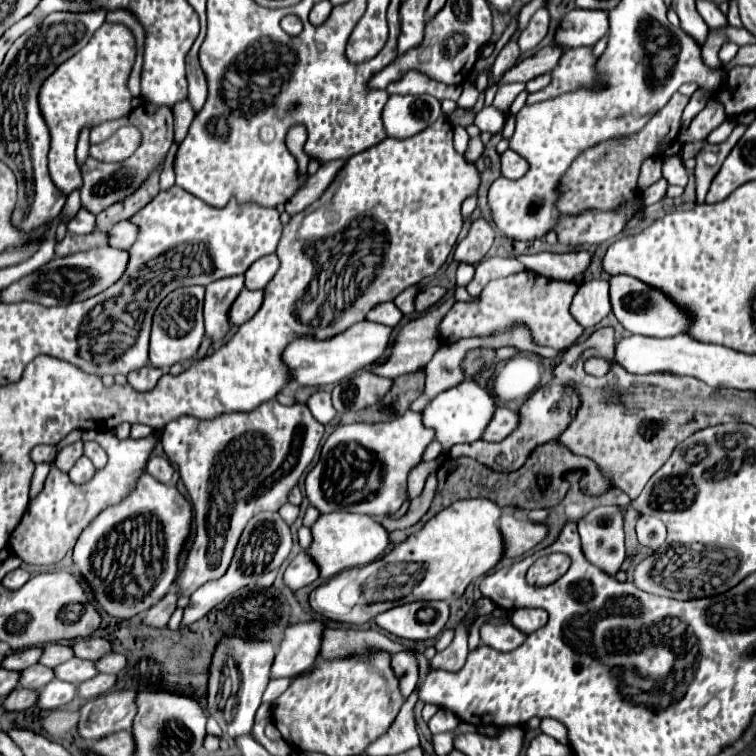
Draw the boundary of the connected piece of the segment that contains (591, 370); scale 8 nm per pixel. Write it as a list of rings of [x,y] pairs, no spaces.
[[[589,358],[585,362],[585,372],[591,376],[605,376],[611,368],[611,360],[605,358]]]

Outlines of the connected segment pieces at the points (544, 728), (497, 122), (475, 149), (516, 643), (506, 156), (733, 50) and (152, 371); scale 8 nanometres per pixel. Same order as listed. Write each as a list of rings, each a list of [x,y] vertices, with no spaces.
[[[545,718],[541,721],[541,731],[555,740],[559,740],[561,744],[569,744],[569,738],[567,738],[567,728],[559,722],[552,718]]]
[[[485,106],[481,108],[479,112],[475,112],[475,118],[473,118],[473,124],[481,130],[481,132],[499,132],[505,124],[505,116],[493,108],[493,106]]]
[[[480,135],[475,136],[475,138],[471,138],[471,142],[469,142],[469,148],[465,150],[465,160],[467,162],[471,162],[471,164],[475,164],[481,156],[483,156],[484,144],[481,142]]]
[[[485,622],[479,628],[479,634],[481,634],[481,642],[485,646],[499,650],[499,652],[511,652],[511,650],[519,648],[527,638],[523,632],[519,632],[515,626],[511,626],[511,622],[507,622],[507,624]]]
[[[505,150],[501,156],[501,172],[505,178],[509,180],[519,180],[525,176],[525,172],[529,170],[527,160],[523,160],[517,152],[513,150]]]
[[[726,42],[721,46],[719,51],[719,58],[722,61],[722,64],[729,63],[737,54],[739,46],[734,43]]]
[[[143,366],[141,370],[135,370],[135,372],[129,372],[127,374],[127,380],[131,382],[131,386],[133,388],[137,388],[137,390],[151,390],[155,384],[157,384],[157,380],[161,378],[161,370],[157,370],[157,368],[153,368],[153,366]]]

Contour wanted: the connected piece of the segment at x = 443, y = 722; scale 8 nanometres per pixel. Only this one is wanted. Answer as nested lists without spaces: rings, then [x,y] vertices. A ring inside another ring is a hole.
[[[445,708],[437,710],[437,714],[429,720],[429,730],[431,734],[441,734],[441,732],[453,732],[457,728],[459,720],[453,712],[447,712]]]

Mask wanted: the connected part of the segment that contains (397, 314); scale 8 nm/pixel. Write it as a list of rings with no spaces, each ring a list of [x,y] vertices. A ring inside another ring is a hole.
[[[383,302],[375,308],[371,308],[371,312],[367,314],[367,320],[369,322],[375,322],[375,324],[385,324],[385,326],[395,326],[399,320],[401,320],[401,310],[393,304],[393,302]]]

